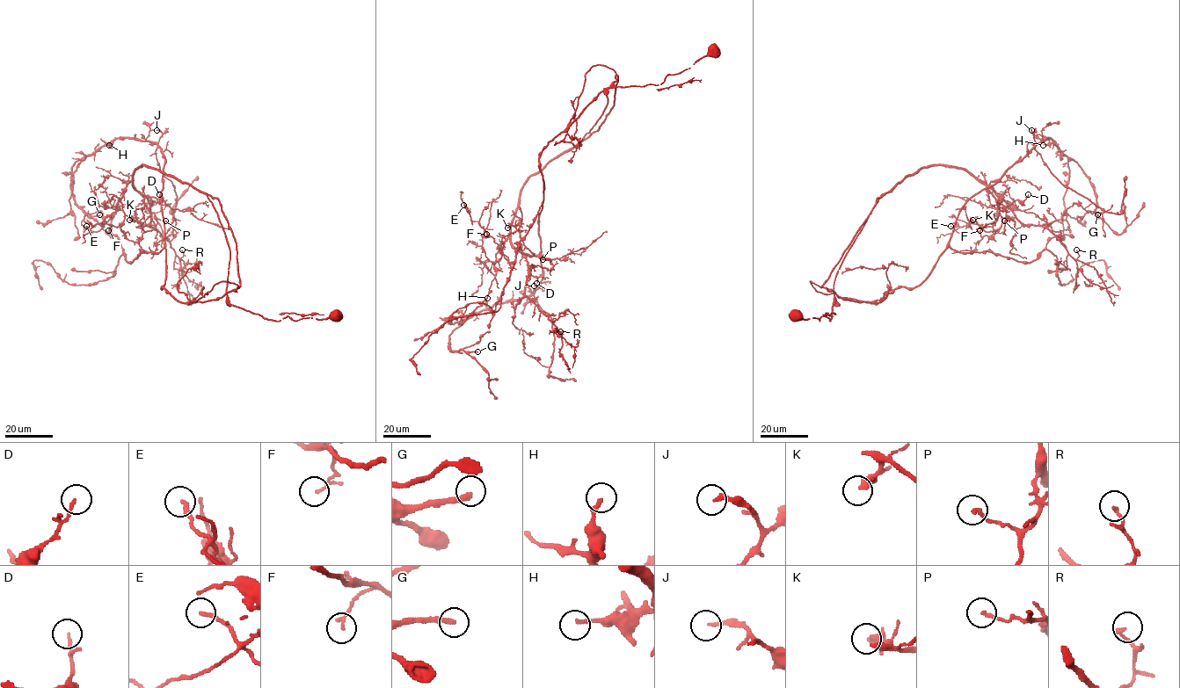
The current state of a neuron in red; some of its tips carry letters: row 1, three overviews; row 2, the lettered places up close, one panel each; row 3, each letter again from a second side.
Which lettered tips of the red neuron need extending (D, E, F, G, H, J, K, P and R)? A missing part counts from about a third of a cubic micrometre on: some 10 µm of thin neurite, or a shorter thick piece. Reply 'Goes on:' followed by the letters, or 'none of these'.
Goes on: G

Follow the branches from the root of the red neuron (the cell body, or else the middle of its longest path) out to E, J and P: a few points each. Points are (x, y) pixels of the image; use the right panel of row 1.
E: (797, 315), (830, 321), (820, 286), (918, 170), (967, 170), (998, 202), (991, 227), (950, 226)
J: (797, 315), (830, 321), (835, 293), (878, 302), (917, 286), (960, 209), (1036, 144), (1031, 130)
P: (797, 315), (830, 321), (834, 292), (820, 286), (876, 200), (921, 168), (968, 170), (1001, 198), (1004, 220)

